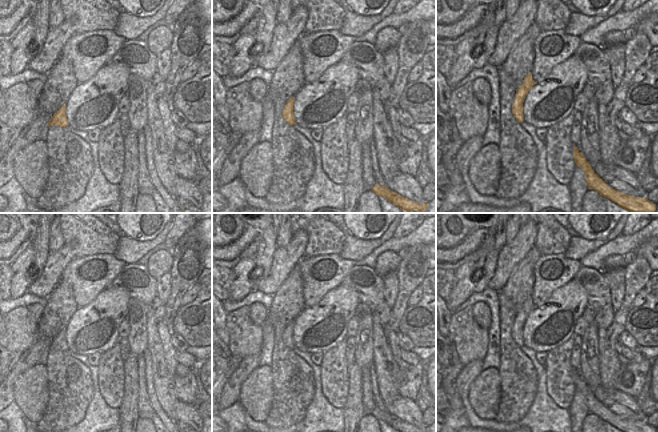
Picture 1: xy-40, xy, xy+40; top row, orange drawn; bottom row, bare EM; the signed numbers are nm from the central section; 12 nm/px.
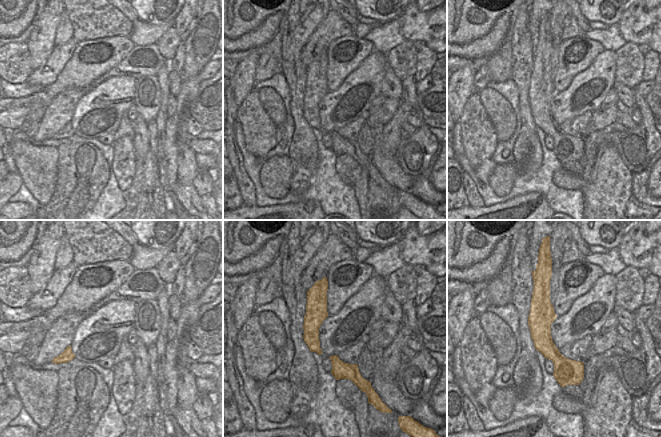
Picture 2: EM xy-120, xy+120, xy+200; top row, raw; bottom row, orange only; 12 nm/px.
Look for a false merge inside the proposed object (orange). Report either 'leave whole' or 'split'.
leave whole

